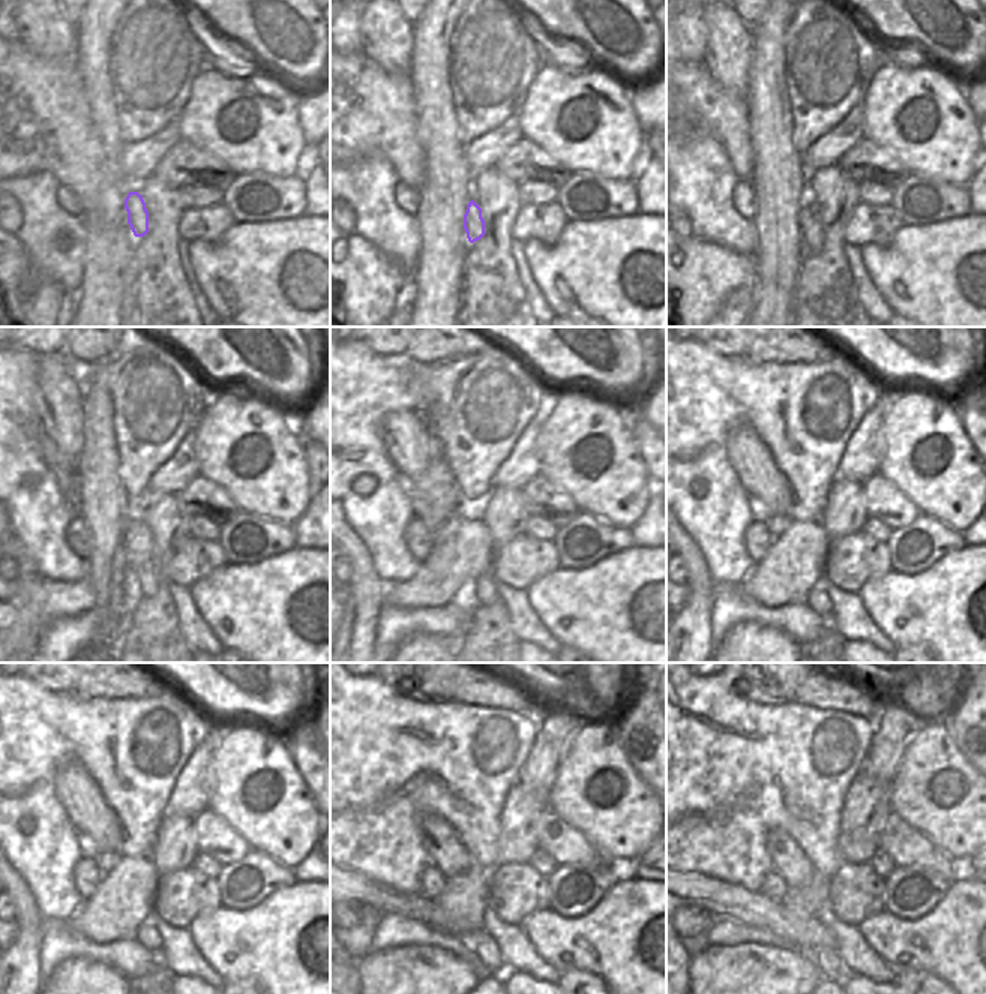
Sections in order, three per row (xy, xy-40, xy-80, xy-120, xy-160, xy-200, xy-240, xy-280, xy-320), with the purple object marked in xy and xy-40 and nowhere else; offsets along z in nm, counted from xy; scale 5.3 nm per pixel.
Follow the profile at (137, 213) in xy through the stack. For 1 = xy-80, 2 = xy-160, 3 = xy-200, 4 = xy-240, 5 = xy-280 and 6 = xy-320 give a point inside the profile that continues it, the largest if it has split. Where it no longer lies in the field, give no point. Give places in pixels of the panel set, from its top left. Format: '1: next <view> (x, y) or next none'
1: next xy-80 (811, 228)
2: next xy-160 (485, 591)
3: next xy-200 (817, 600)
4: next xy-240 (147, 936)
5: next xy-280 (488, 952)
6: next xy-320 (827, 961)

